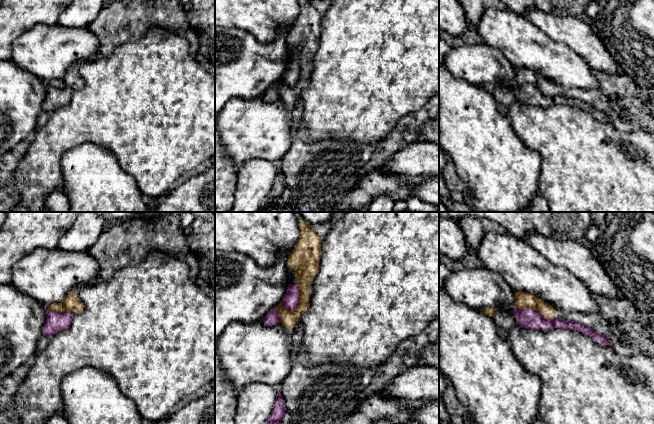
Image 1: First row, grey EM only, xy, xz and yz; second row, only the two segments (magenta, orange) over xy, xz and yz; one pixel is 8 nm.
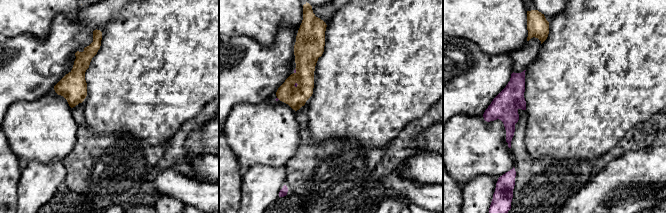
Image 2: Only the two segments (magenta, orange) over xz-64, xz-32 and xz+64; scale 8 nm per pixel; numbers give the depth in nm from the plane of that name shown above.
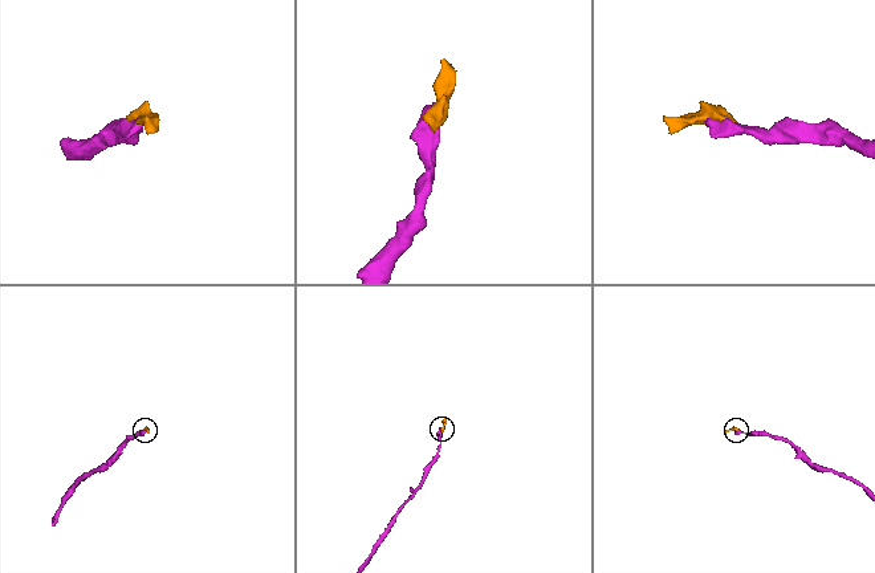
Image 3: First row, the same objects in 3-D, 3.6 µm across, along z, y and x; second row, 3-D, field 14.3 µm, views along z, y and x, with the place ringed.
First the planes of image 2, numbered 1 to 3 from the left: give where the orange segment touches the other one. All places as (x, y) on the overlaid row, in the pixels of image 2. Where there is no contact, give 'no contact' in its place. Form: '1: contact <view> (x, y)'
1: no contact
2: contact xz-32 (296, 85)
3: no contact

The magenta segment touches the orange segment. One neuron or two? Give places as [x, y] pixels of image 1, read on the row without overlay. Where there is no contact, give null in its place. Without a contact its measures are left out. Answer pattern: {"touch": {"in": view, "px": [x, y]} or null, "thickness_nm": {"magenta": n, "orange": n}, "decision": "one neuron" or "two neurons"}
{"touch": {"in": "xz", "px": [298, 74]}, "thickness_nm": {"magenta": 130, "orange": 180}, "decision": "two neurons"}

